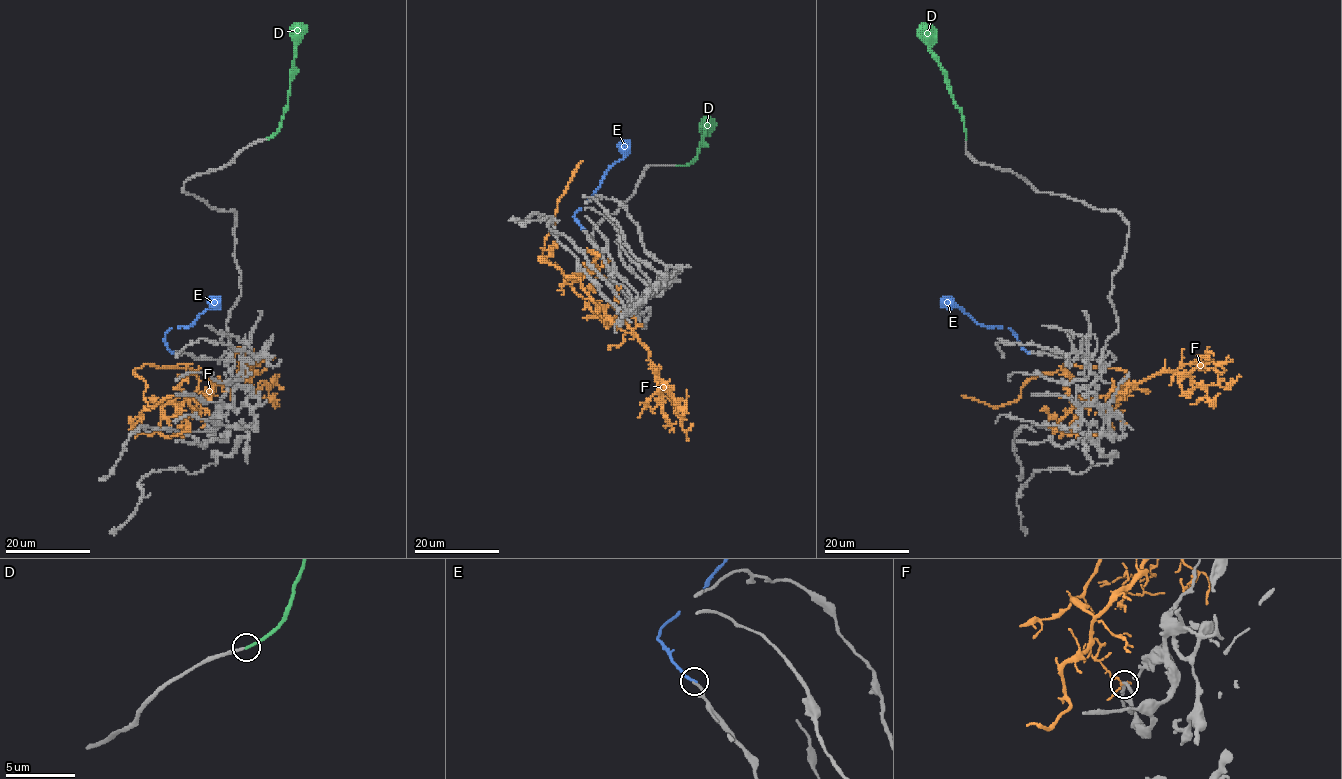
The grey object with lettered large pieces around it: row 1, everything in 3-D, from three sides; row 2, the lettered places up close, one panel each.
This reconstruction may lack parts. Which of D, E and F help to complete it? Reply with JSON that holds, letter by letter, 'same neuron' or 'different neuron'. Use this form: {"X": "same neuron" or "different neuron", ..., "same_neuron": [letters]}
{"D": "same neuron", "E": "different neuron", "F": "different neuron", "same_neuron": ["D"]}

